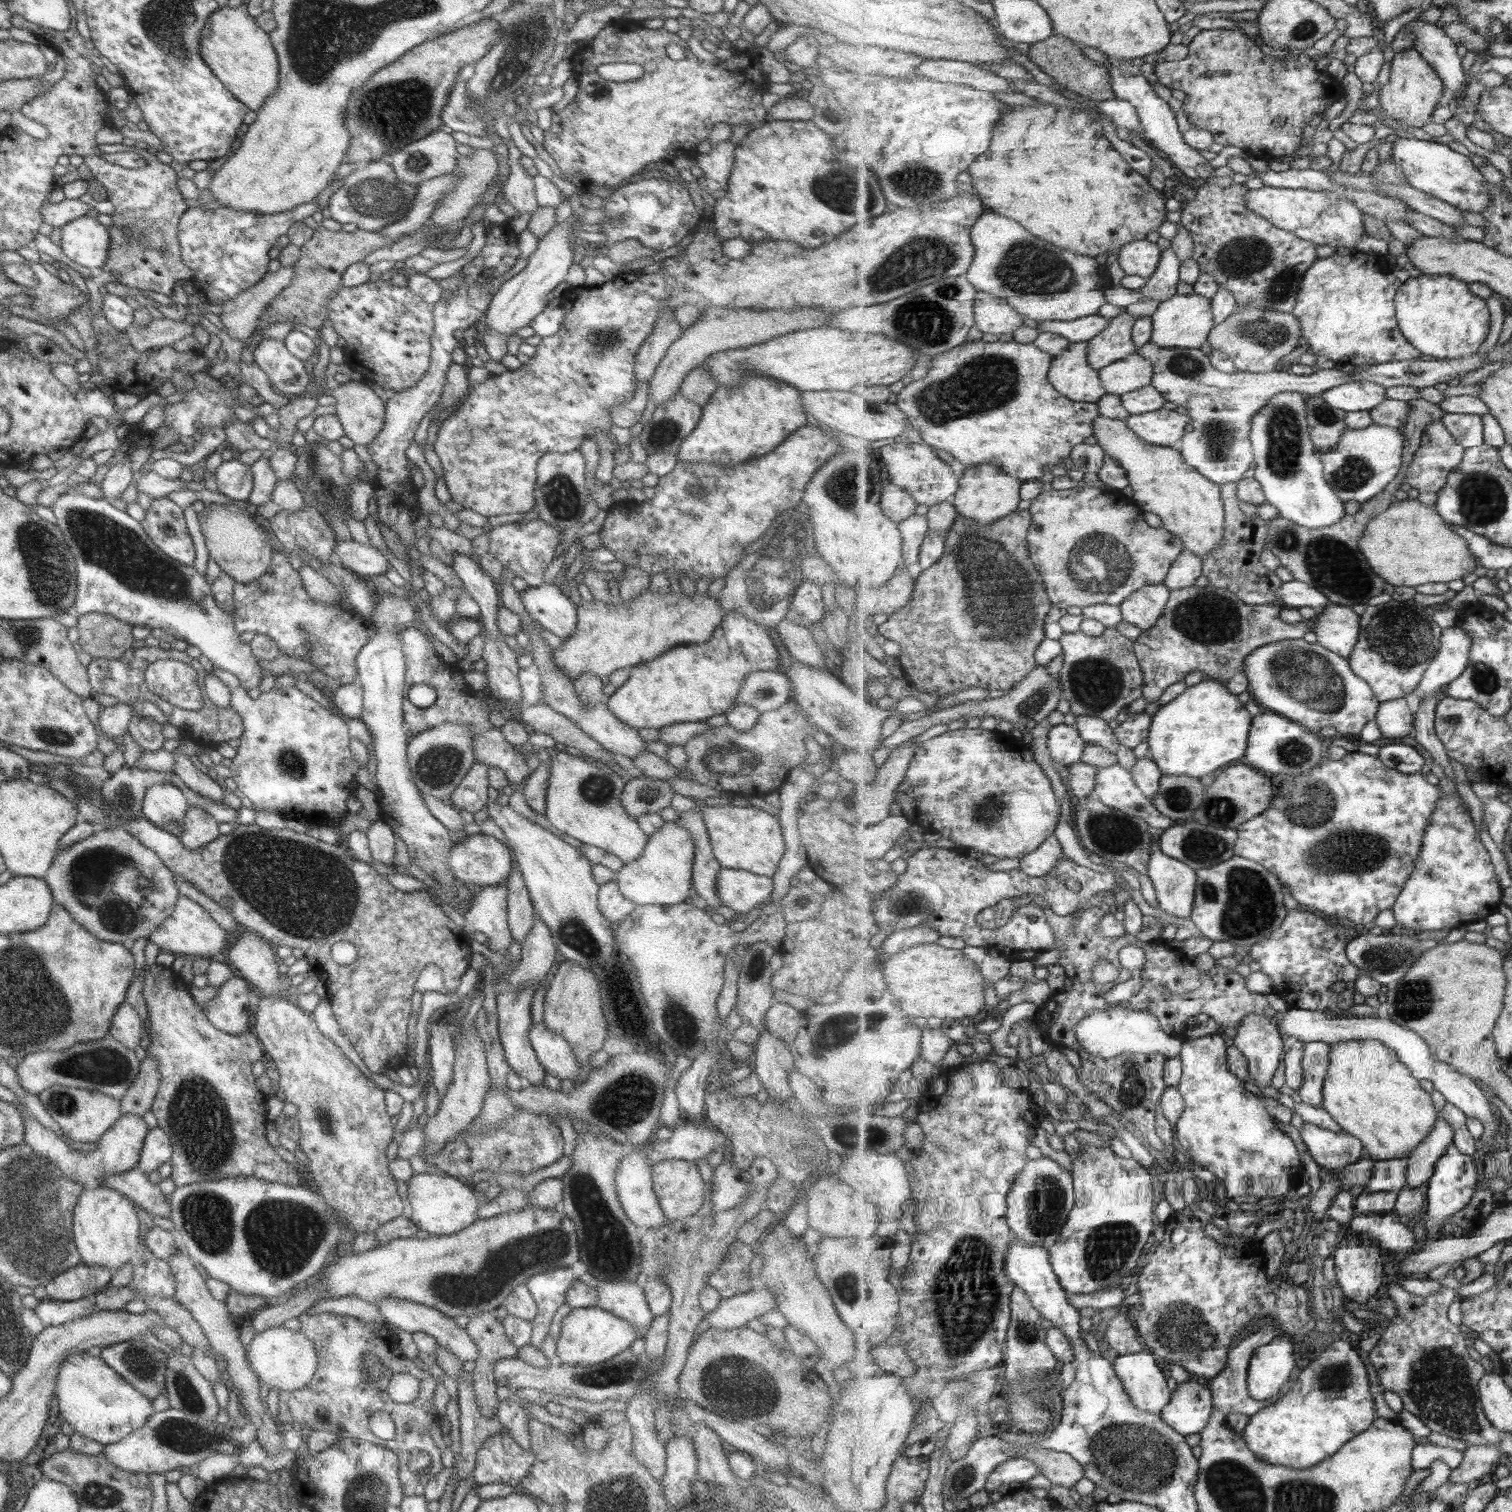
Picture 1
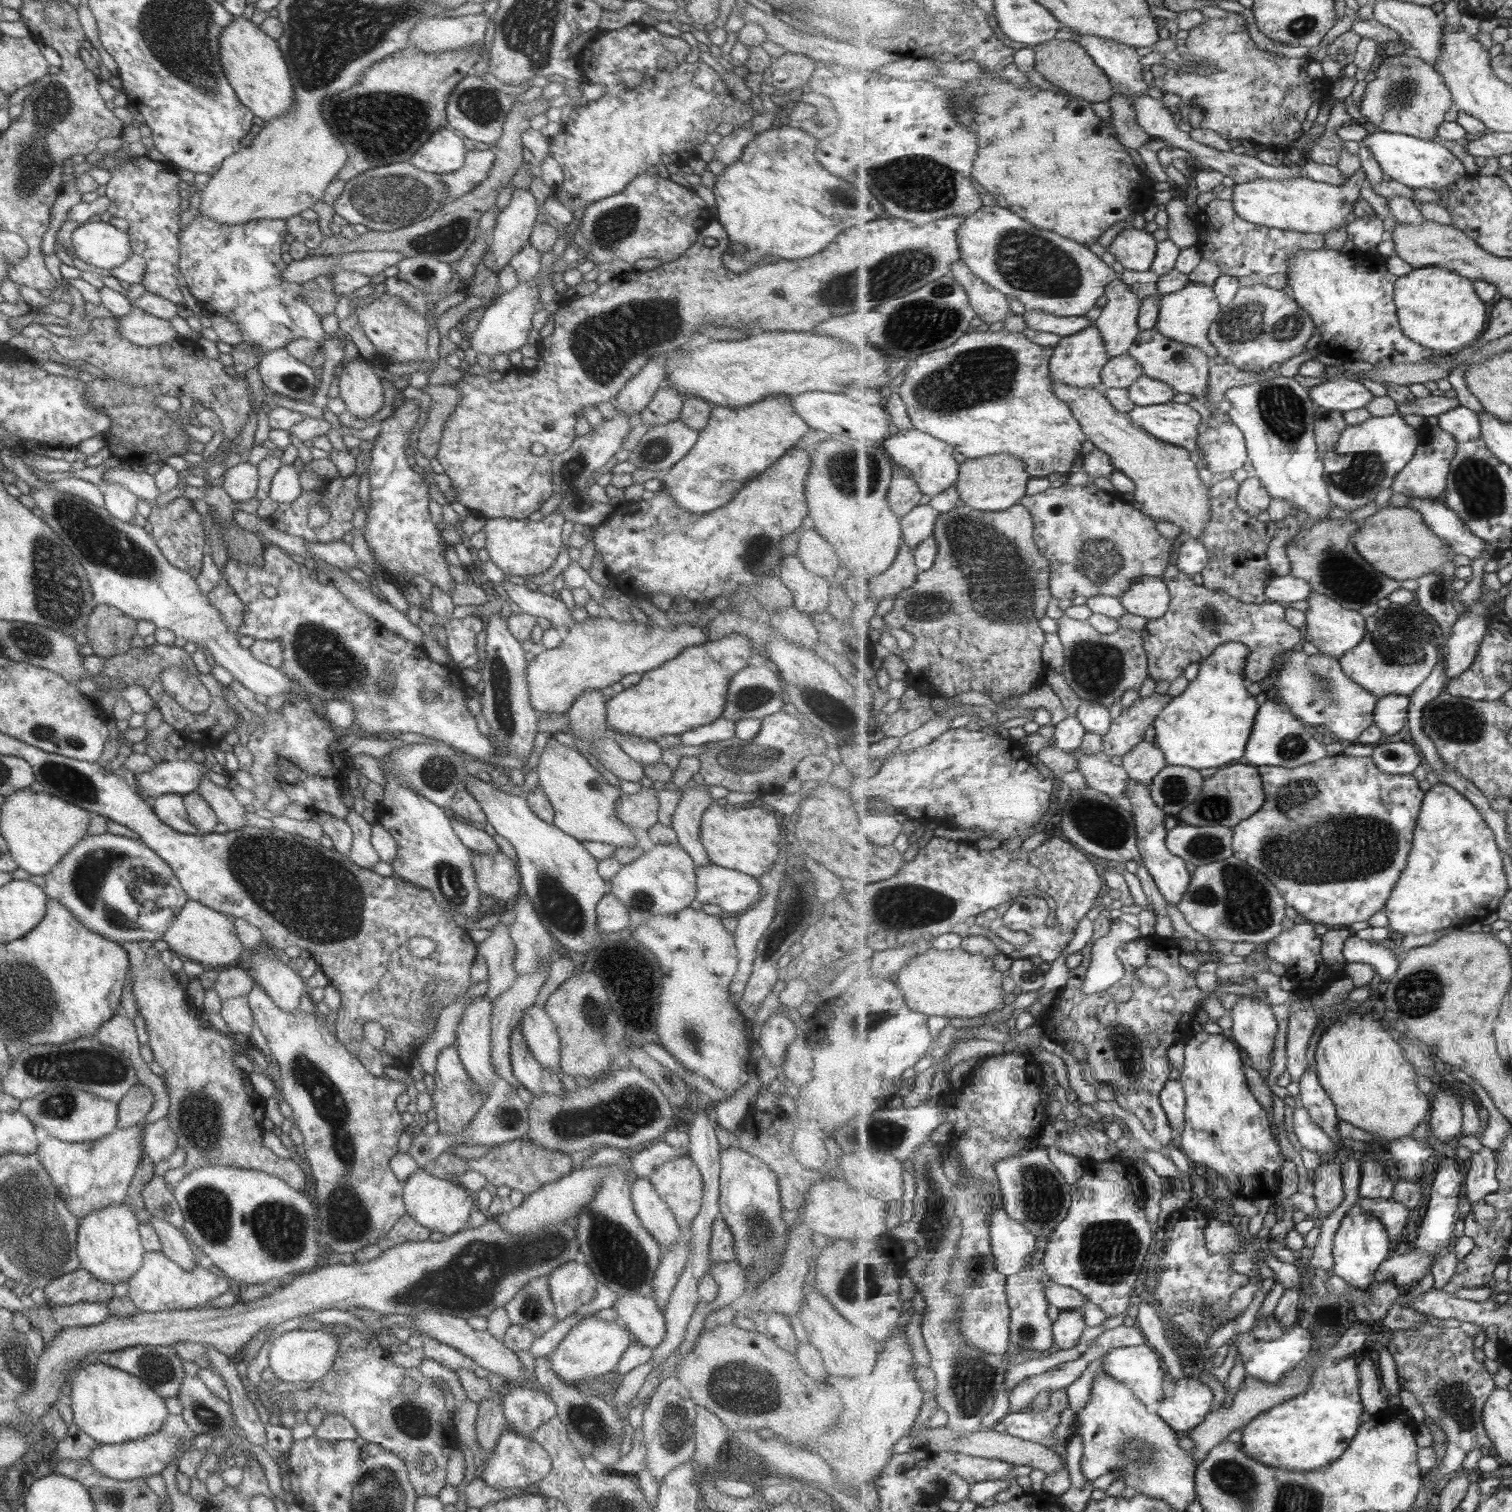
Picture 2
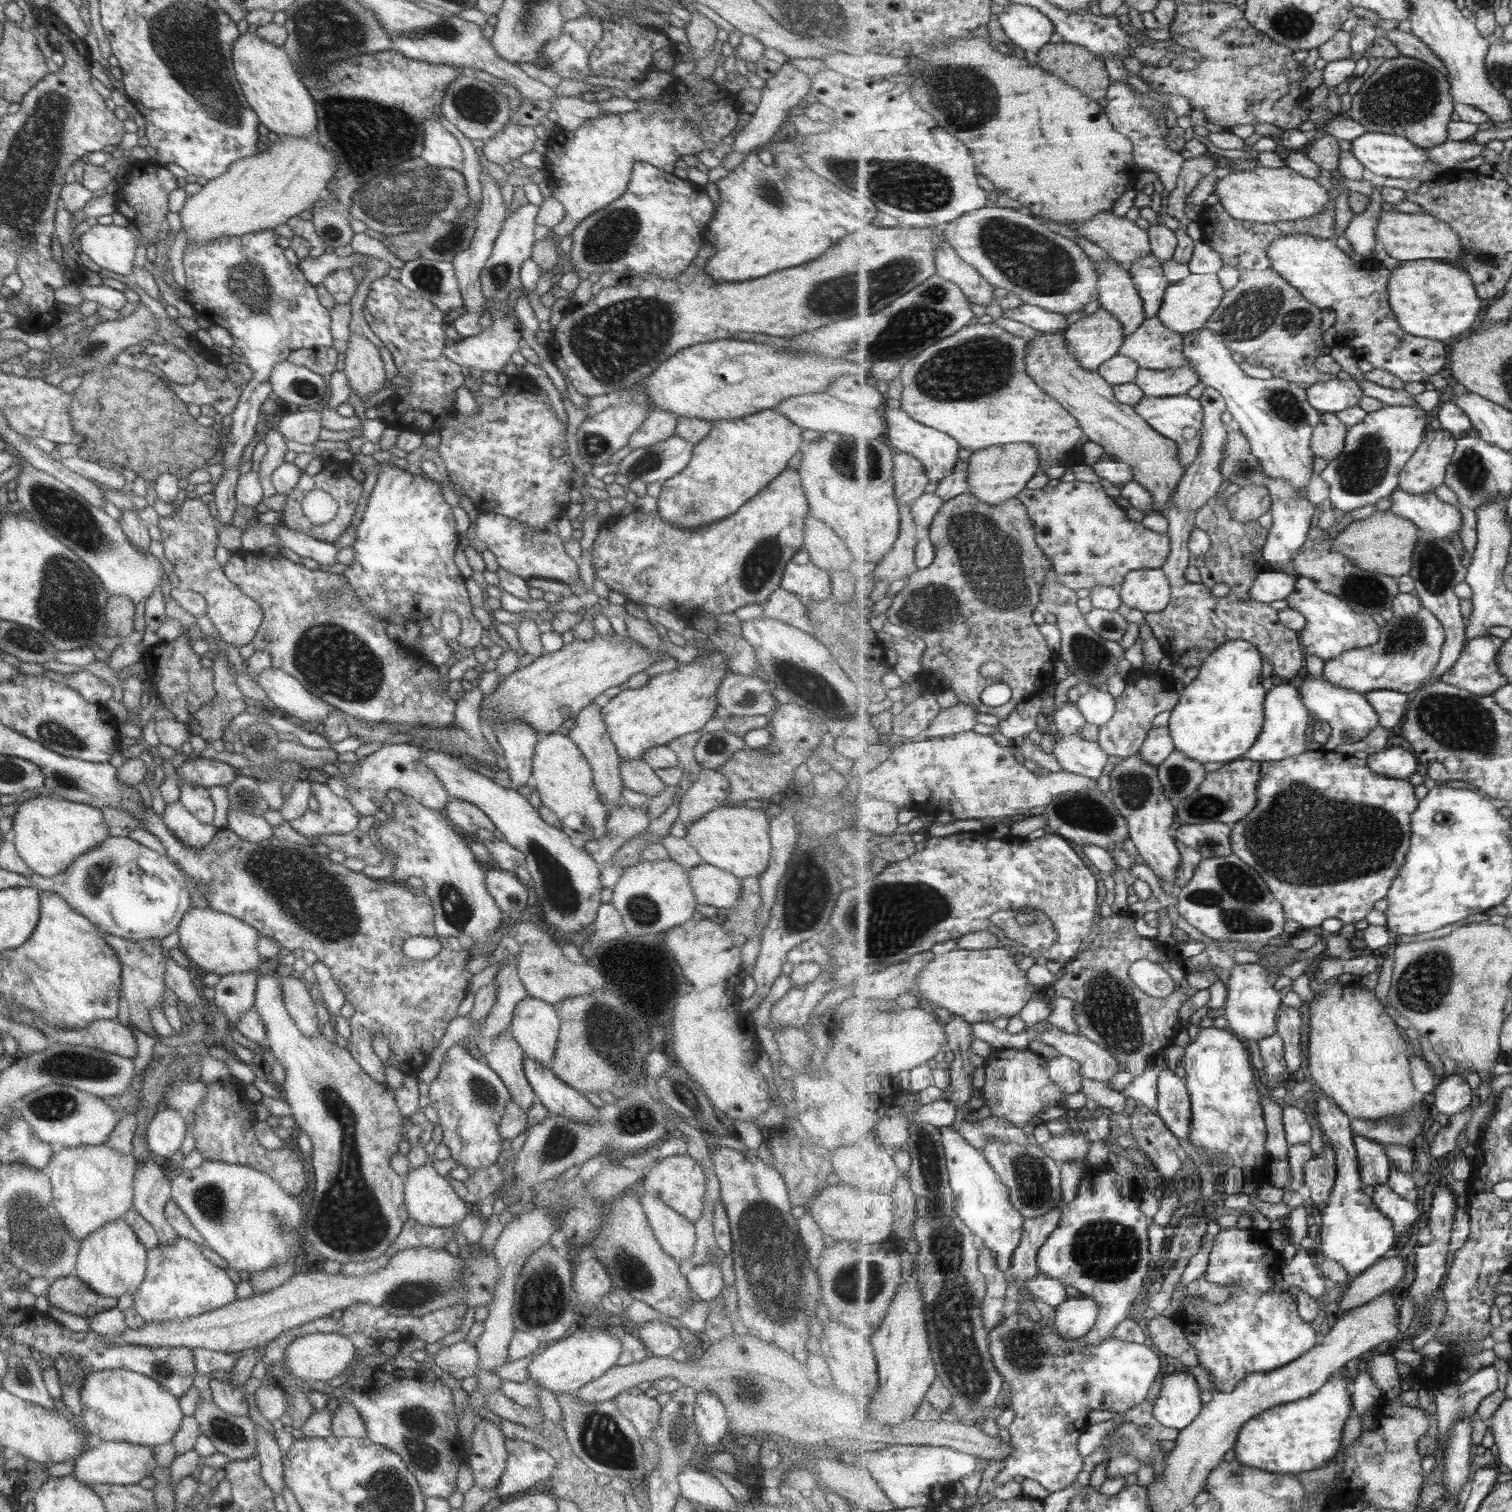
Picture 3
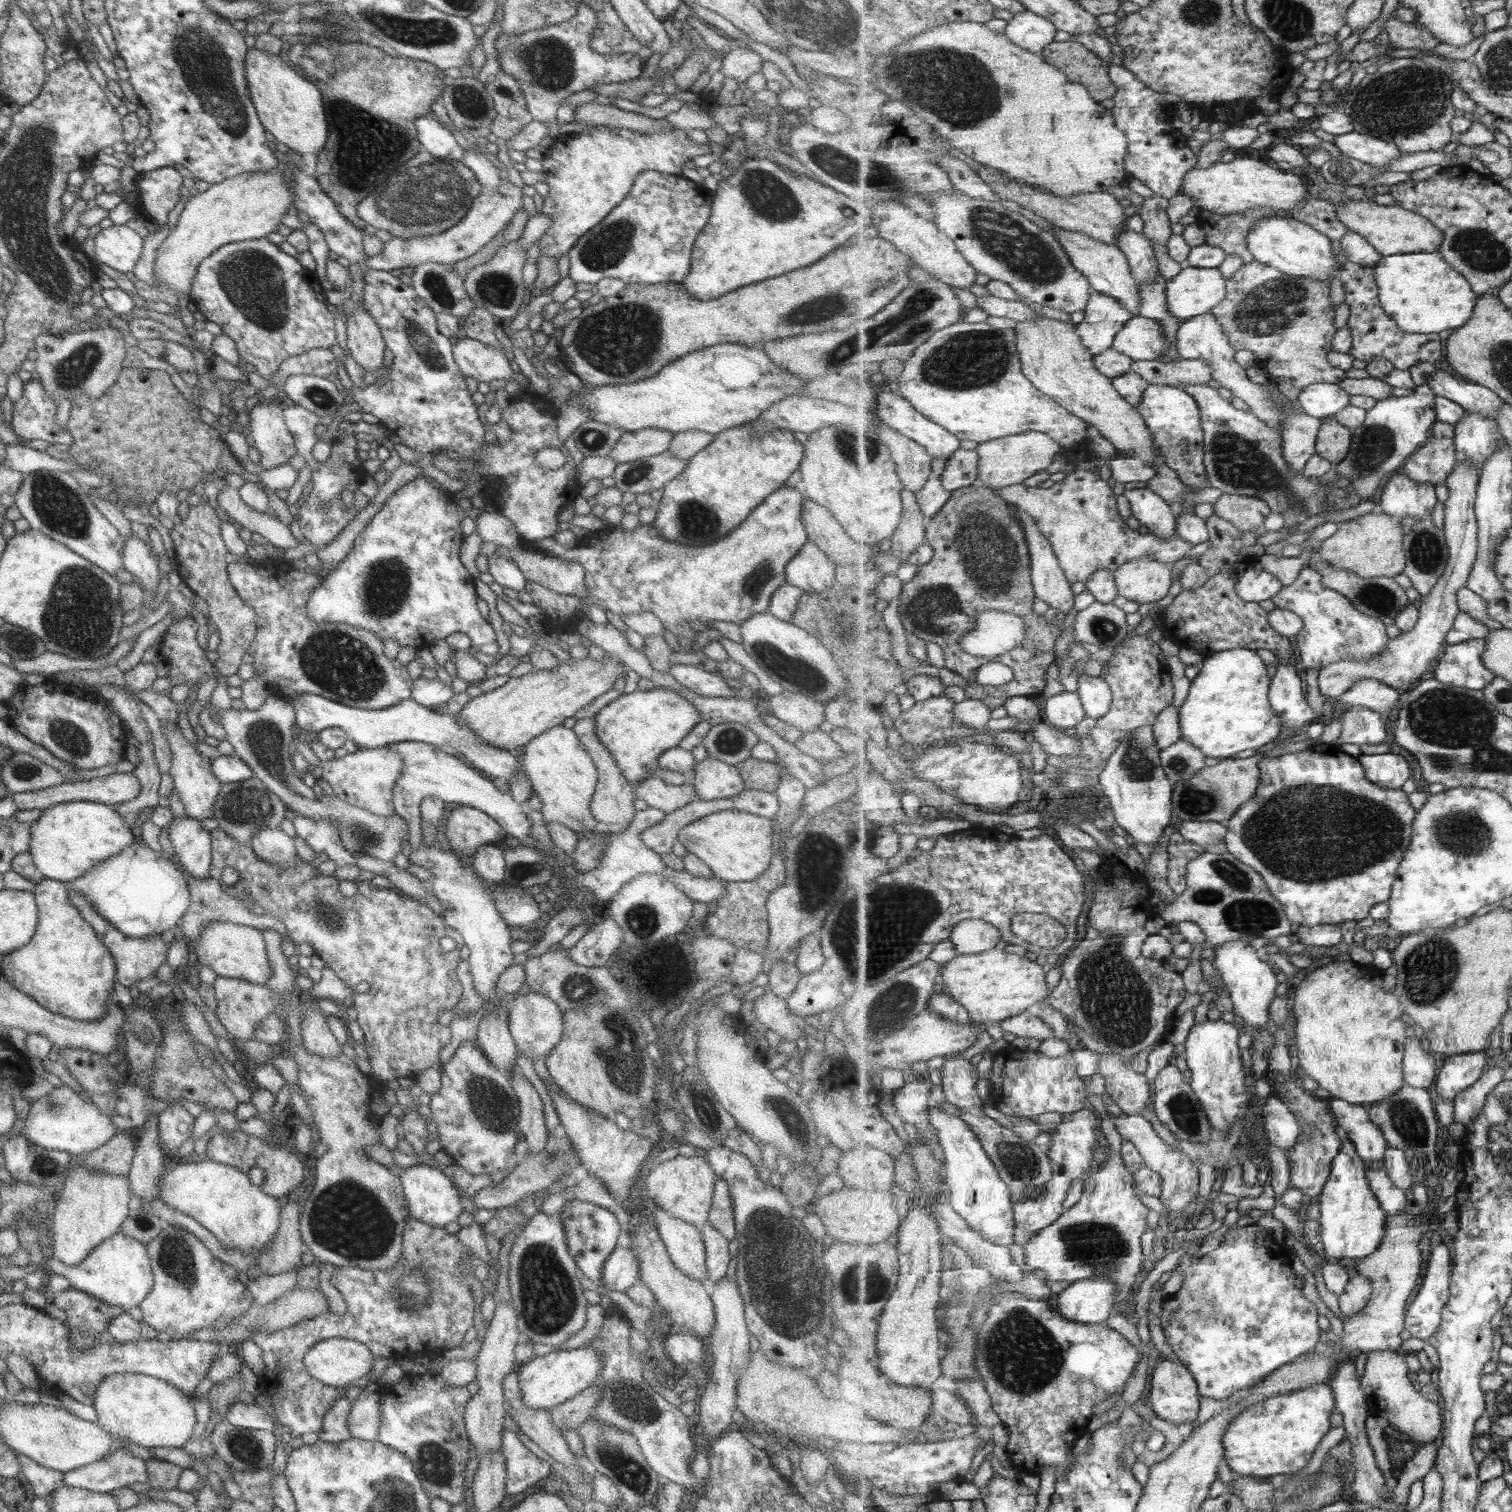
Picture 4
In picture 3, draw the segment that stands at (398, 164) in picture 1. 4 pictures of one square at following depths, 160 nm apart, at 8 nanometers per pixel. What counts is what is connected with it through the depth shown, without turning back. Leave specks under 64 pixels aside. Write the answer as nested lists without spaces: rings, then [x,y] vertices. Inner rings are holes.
[[[427,119],[423,127],[422,152],[418,158],[429,167],[449,168],[460,172],[463,167],[463,156],[457,139],[443,129],[439,120]]]

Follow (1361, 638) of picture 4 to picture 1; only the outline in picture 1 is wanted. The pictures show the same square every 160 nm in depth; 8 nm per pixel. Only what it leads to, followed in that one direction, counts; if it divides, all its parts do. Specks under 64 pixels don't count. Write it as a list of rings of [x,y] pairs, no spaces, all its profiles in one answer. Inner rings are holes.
[[[1330,602],[1318,611],[1312,632],[1323,647],[1350,658],[1362,634],[1361,620],[1353,608]]]

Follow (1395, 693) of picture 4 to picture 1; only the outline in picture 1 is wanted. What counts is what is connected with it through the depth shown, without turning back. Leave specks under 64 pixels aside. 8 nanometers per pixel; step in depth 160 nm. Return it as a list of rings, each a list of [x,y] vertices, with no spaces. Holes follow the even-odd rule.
[[[1398,698],[1389,702],[1382,702],[1379,707],[1376,722],[1385,738],[1398,742],[1403,736],[1409,736],[1413,730],[1415,711],[1408,700]]]

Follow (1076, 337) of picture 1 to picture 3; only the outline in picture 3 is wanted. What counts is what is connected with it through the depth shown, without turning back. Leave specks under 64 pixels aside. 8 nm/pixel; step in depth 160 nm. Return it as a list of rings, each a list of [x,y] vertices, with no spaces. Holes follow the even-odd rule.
[[[1023,303],[1017,308],[1002,310],[1002,316],[1023,322],[1041,332],[1064,332],[1069,328],[1067,318],[1064,314],[1054,313],[1041,308],[1040,306]]]

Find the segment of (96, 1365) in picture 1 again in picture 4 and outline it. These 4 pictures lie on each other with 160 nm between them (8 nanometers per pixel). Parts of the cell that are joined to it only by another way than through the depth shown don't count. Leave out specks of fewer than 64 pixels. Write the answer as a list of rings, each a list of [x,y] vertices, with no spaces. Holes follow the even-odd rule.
[[[113,1374],[103,1378],[95,1387],[92,1407],[97,1414],[97,1423],[107,1431],[118,1444],[119,1440],[130,1440],[143,1448],[182,1448],[187,1440],[193,1438],[195,1424],[194,1401],[179,1389],[143,1374]]]

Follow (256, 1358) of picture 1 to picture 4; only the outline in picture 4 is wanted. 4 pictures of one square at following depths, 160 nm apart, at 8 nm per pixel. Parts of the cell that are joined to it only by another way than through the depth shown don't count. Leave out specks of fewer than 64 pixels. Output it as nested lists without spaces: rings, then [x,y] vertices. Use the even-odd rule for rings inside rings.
[[[327,1338],[309,1347],[304,1354],[303,1364],[307,1369],[307,1374],[317,1382],[332,1388],[346,1388],[351,1382],[355,1382],[369,1373],[375,1360],[374,1354],[360,1342],[350,1341],[346,1338]]]

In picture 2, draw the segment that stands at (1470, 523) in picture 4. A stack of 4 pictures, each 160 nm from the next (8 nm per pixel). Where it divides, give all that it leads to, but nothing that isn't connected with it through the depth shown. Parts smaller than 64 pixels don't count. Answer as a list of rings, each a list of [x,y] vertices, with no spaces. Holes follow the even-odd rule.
[[[1418,602],[1409,605],[1391,603],[1385,609],[1377,610],[1375,614],[1367,617],[1367,635],[1363,642],[1350,653],[1345,654],[1340,660],[1343,671],[1347,677],[1367,688],[1378,697],[1391,694],[1401,694],[1411,697],[1419,686],[1426,682],[1443,657],[1443,648],[1446,644],[1443,628],[1433,619]]]

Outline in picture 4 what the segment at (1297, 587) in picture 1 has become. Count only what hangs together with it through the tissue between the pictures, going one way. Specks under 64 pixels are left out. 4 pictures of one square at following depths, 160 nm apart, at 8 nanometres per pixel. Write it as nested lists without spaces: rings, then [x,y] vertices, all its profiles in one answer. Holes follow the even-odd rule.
[[[1261,562],[1249,564],[1246,572],[1236,582],[1236,591],[1247,602],[1263,602],[1272,600],[1283,588],[1283,583],[1277,576],[1267,572]]]

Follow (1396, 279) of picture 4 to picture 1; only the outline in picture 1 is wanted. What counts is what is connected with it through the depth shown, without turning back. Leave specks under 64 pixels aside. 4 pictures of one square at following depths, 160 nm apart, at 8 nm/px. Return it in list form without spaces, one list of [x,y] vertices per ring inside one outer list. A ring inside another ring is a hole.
[[[1423,273],[1417,278],[1409,278],[1399,289],[1395,302],[1402,333],[1426,358],[1443,360],[1472,357],[1479,352],[1491,330],[1485,299],[1473,294],[1469,283],[1451,276]]]

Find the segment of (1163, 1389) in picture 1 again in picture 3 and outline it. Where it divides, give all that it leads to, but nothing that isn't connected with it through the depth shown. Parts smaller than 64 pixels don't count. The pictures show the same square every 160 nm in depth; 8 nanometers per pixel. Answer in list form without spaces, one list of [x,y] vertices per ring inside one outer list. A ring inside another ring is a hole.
[[[1014,1309],[1013,1313],[1009,1314],[1009,1316],[1006,1316],[1006,1321],[1003,1321],[1002,1325],[999,1325],[997,1329],[990,1330],[988,1339],[990,1342],[990,1351],[993,1362],[997,1367],[997,1371],[1001,1374],[1001,1377],[1005,1380],[1004,1387],[1002,1388],[1002,1398],[1003,1396],[1008,1396],[1008,1405],[1006,1407],[1012,1408],[1015,1414],[1015,1418],[1008,1427],[1008,1432],[1011,1436],[1010,1444],[1012,1444],[1012,1455],[1009,1455],[1007,1460],[1002,1462],[999,1473],[993,1479],[993,1486],[996,1486],[996,1484],[999,1483],[1009,1482],[1009,1480],[1013,1480],[1015,1476],[1023,1476],[1025,1479],[1035,1479],[1052,1493],[1059,1490],[1063,1491],[1074,1482],[1077,1482],[1084,1467],[1084,1458],[1079,1452],[1078,1442],[1080,1436],[1085,1434],[1089,1427],[1089,1424],[1087,1423],[1089,1414],[1091,1414],[1093,1410],[1108,1410],[1118,1414],[1124,1413],[1139,1406],[1142,1402],[1145,1402],[1145,1400],[1147,1400],[1147,1394],[1149,1394],[1149,1390],[1151,1390],[1151,1386],[1153,1386],[1155,1380],[1159,1378],[1157,1374],[1159,1374],[1159,1370],[1161,1370],[1161,1364],[1163,1364],[1161,1358],[1159,1358],[1160,1352],[1155,1349],[1151,1350],[1150,1343],[1137,1344],[1124,1341],[1115,1336],[1108,1338],[1106,1341],[1100,1342],[1099,1344],[1088,1343],[1085,1338],[1068,1339],[1050,1323],[1043,1321],[1035,1322],[1032,1318],[1025,1316],[1016,1309]]]

